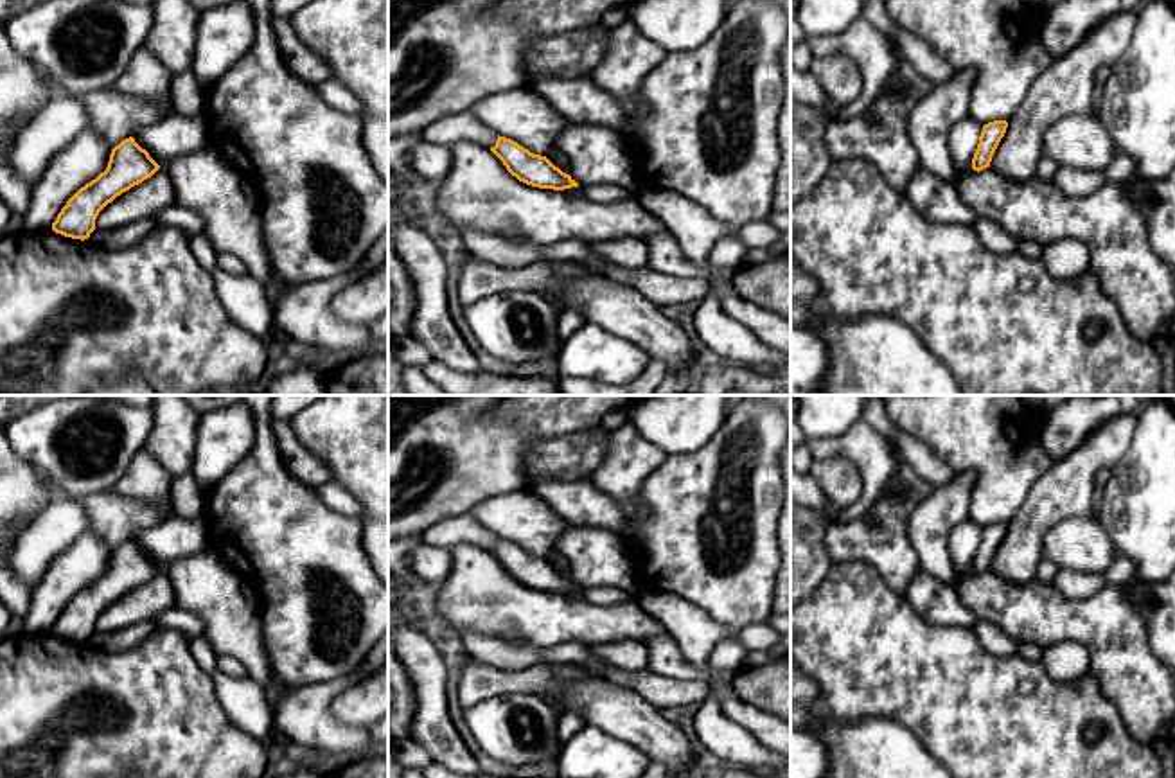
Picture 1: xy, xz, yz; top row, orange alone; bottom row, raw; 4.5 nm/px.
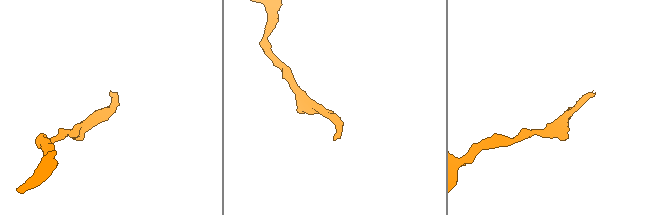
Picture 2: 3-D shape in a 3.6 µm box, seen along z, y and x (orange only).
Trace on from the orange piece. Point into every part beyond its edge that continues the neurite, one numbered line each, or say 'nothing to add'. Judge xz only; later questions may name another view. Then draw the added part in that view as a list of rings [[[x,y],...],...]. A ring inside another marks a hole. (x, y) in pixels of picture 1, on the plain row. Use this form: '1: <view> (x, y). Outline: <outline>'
nothing to add

